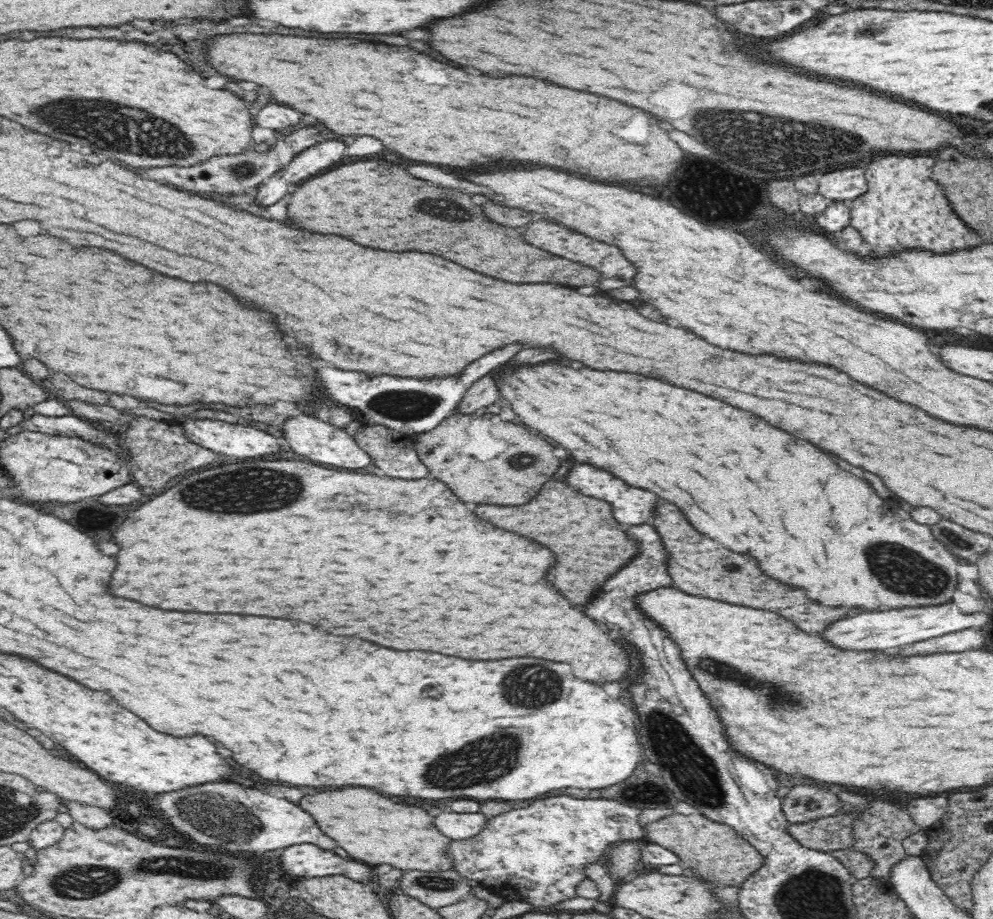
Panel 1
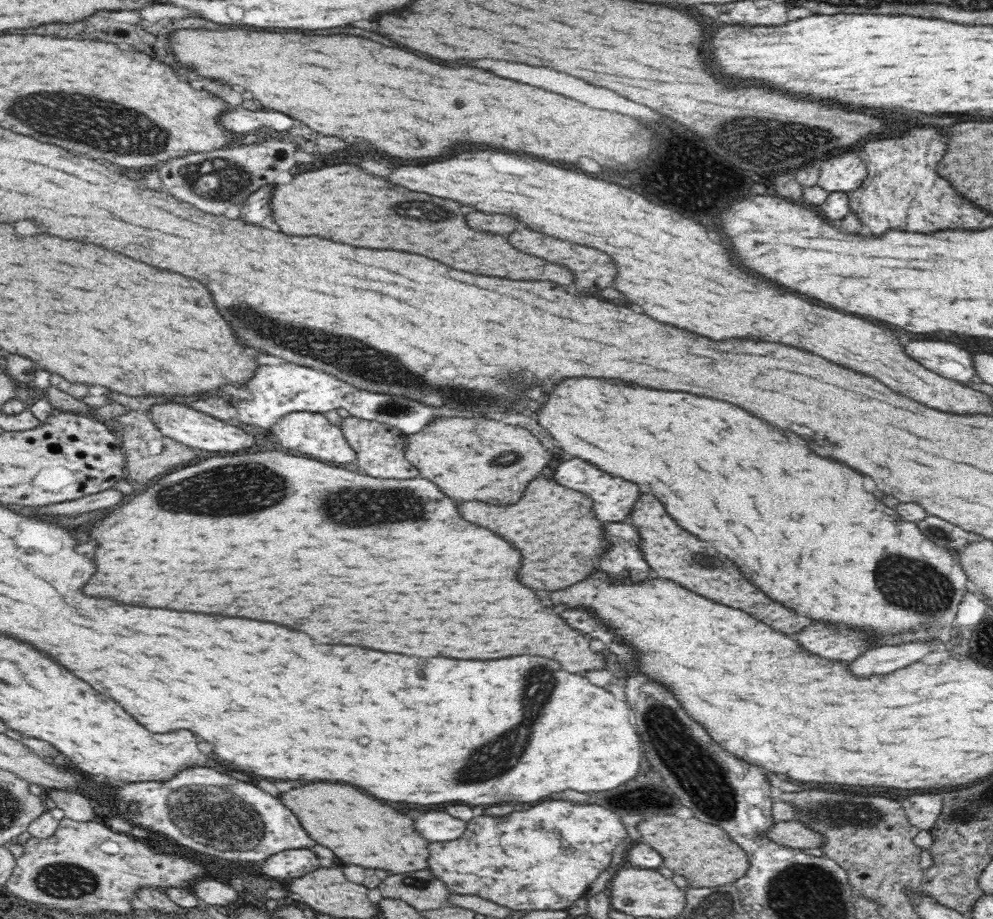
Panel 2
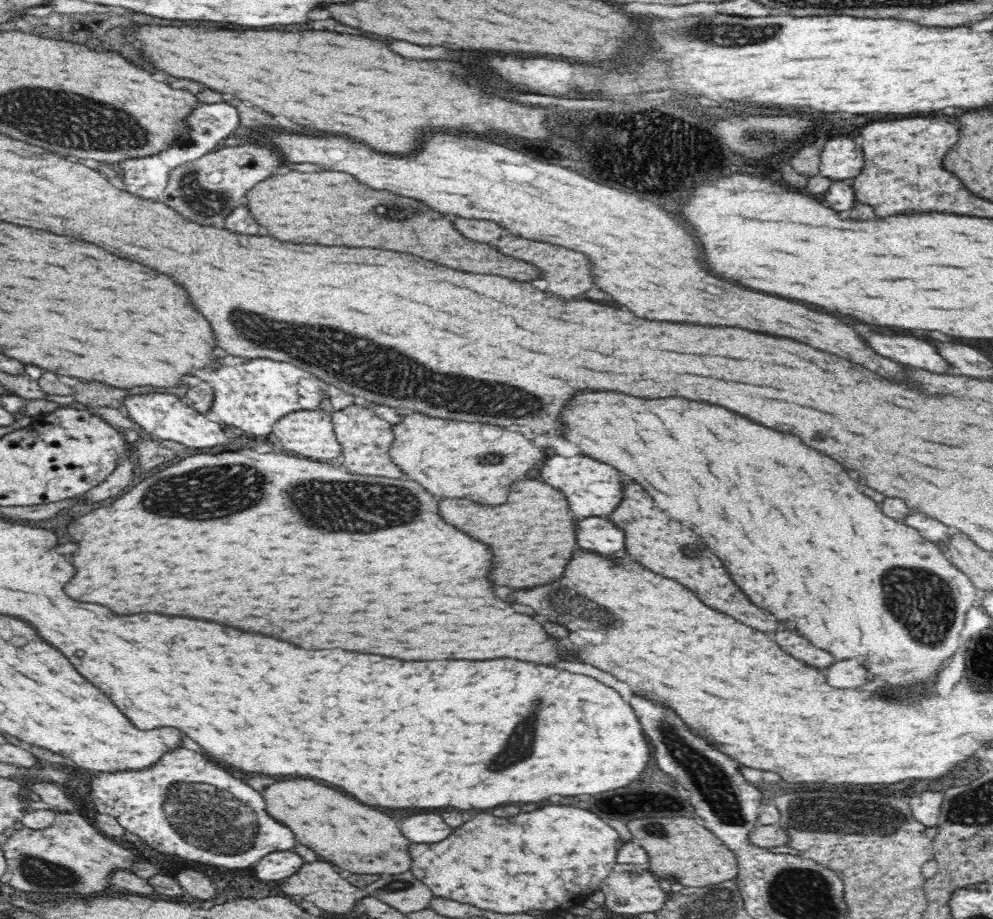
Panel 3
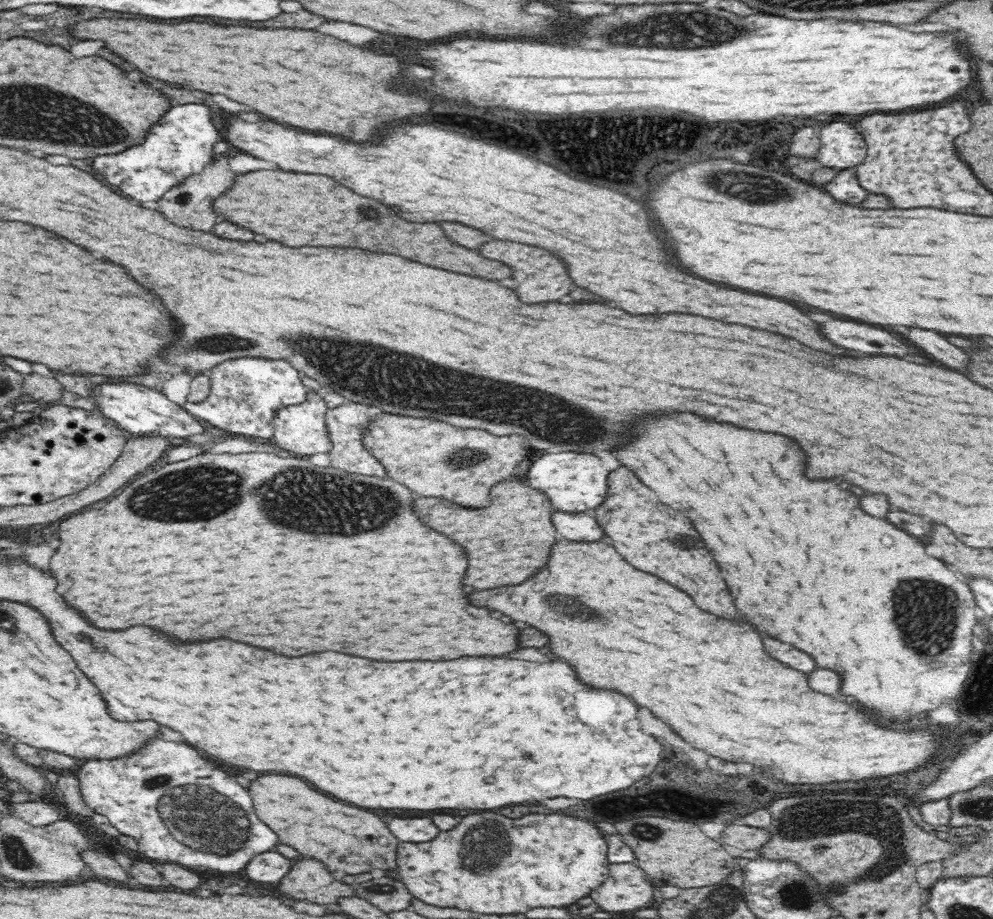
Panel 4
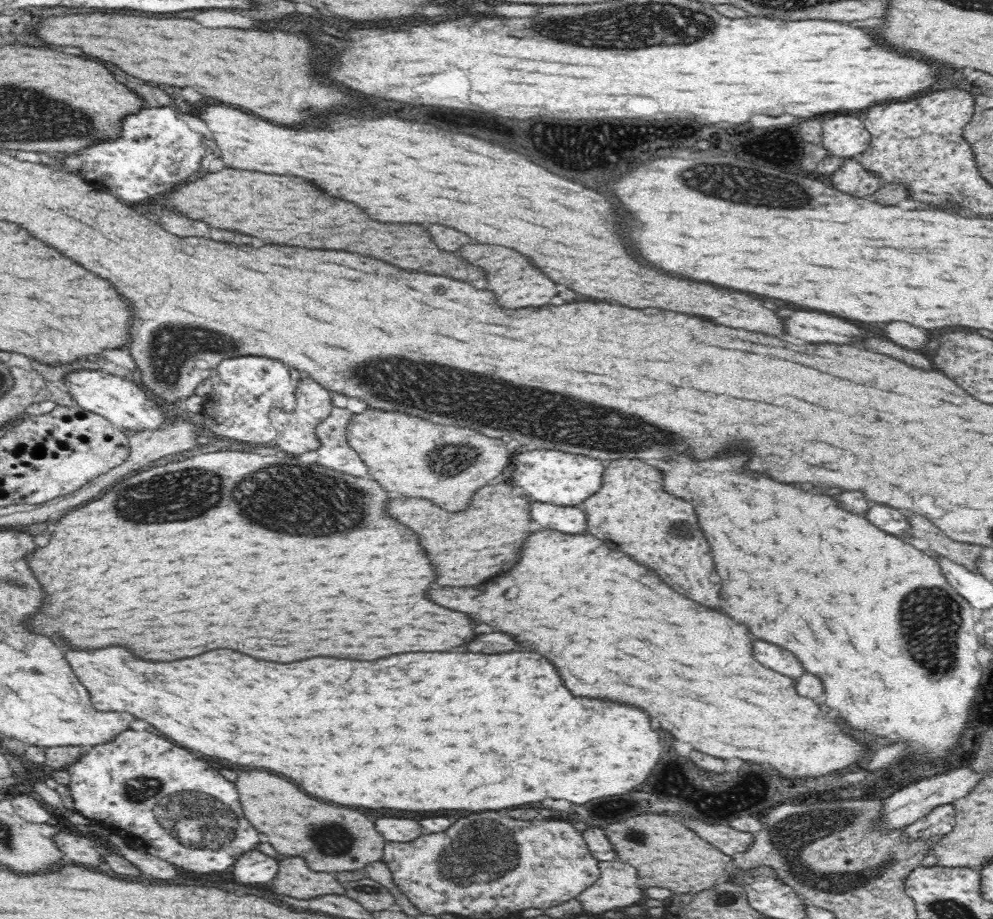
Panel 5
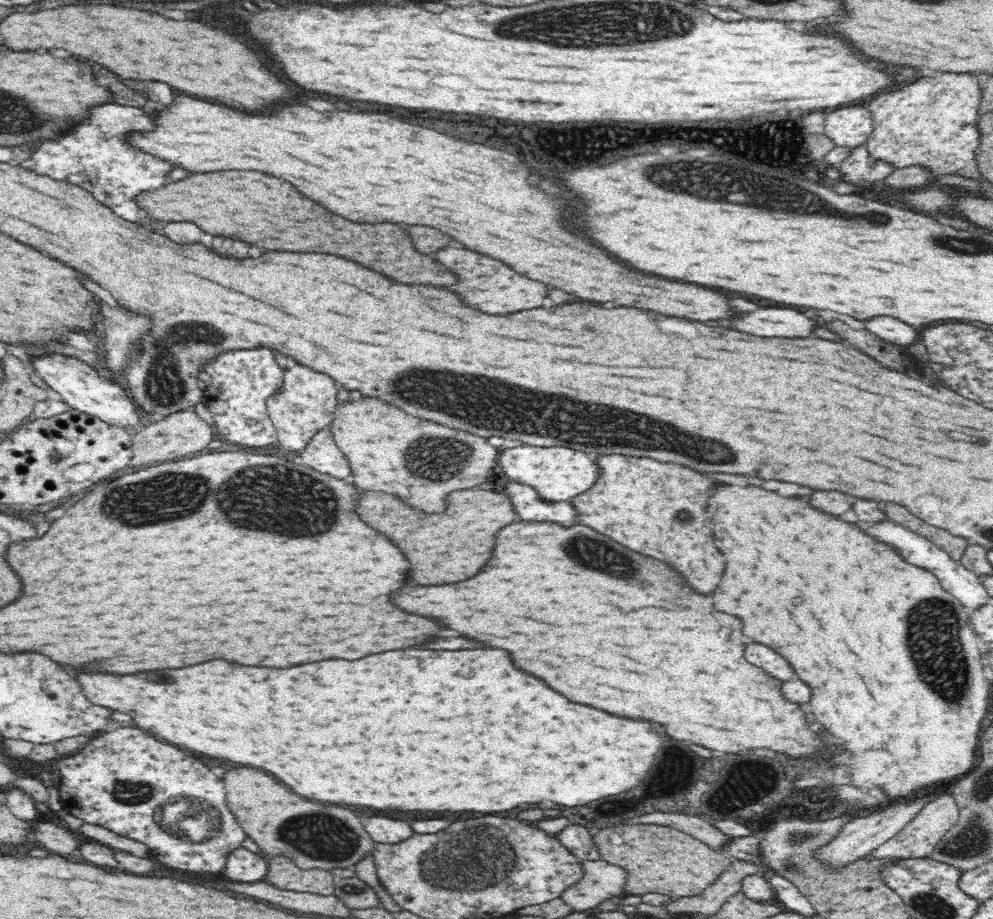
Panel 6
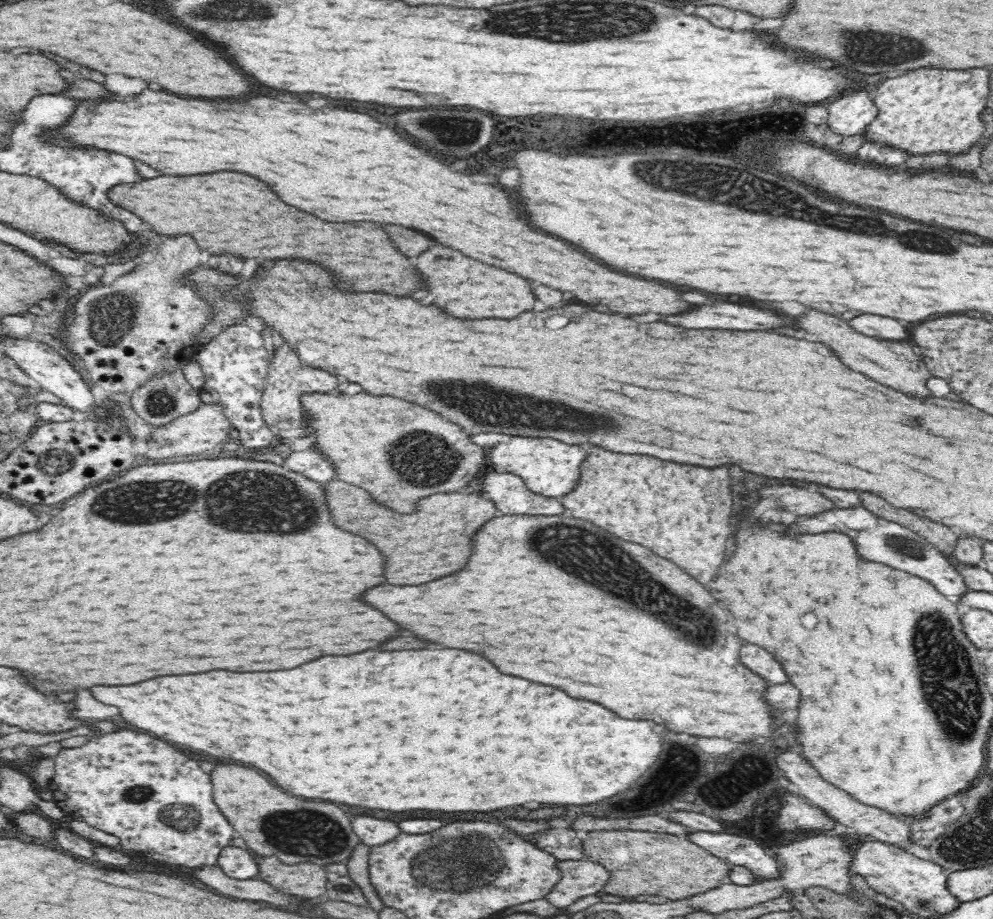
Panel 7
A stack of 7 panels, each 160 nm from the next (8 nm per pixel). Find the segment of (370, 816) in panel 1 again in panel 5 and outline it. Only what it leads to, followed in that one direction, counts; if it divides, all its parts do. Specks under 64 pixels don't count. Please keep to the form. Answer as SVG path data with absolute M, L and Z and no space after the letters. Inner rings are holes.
M260 770L242 772L236 780L236 788L246 820L266 836L266 842L272 844L276 852L302 856L310 870L333 874L360 871L368 862L382 861L382 848L387 840L374 830L374 824L364 814L318 800L314 802L284 778ZM314 822L316 826L302 826Z

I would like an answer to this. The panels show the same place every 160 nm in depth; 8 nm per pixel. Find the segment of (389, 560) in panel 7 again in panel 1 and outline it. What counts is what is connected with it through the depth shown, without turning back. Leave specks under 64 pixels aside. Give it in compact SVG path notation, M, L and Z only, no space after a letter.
M556 480L546 482L538 496L524 506L484 504L476 506L474 514L482 520L492 522L498 528L526 536L550 548L556 556L556 564L552 570L548 570L546 578L572 604L584 604L610 574L614 574L634 554L639 553L638 546L630 546L626 525L614 522L608 502L602 502L598 498L586 498L574 492L568 484Z

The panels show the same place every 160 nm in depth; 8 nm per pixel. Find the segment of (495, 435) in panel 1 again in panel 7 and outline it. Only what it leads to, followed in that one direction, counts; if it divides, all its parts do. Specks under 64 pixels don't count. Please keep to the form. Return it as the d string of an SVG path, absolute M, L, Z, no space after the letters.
M363 391L354 395L348 395L345 392L310 392L300 396L302 403L302 416L304 418L303 426L312 429L308 436L312 436L313 441L310 448L315 448L318 453L324 454L324 457L328 458L336 470L336 478L348 482L348 484L354 484L358 488L364 488L366 492L372 494L372 498L378 502L378 505L388 506L396 512L402 512L402 514L408 514L408 512L414 512L414 504L420 500L420 498L426 498L426 496L432 496L432 494L438 494L438 492L454 492L463 490L468 483L475 479L476 474L482 470L483 467L487 467L488 456L487 449L483 449L480 446L473 444L470 439L470 434L466 433L460 426L452 422L448 422L446 418L442 418L440 414L436 412L430 412L418 404L412 404L412 402L404 402L404 400L398 400L398 398L384 398L384 396L372 396L372 394Z

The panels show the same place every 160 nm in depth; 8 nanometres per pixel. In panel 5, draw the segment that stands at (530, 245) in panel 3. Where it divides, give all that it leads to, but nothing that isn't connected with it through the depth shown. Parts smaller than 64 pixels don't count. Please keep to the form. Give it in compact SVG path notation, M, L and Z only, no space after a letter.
M468 244L460 248L460 256L474 266L484 268L486 272L486 290L492 290L498 298L502 308L526 308L526 306L542 306L548 304L552 296L556 296L556 284L550 282L544 274L540 274L528 258L522 254L502 248L502 246L482 246L482 244Z

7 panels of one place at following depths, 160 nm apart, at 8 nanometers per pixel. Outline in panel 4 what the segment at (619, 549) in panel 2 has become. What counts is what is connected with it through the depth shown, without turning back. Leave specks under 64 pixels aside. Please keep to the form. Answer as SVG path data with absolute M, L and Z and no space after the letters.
M554 509L550 514L550 519L556 526L556 530L568 540L578 540L578 542L605 540L602 527L598 525L592 513L567 513Z

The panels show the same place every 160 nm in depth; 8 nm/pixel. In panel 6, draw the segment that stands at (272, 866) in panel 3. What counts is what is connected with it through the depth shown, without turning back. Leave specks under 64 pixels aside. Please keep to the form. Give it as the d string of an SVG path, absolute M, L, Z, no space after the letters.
M240 848L234 850L234 854L230 854L224 874L236 882L258 882L266 876L266 870L268 864L264 858L248 852L246 848Z

